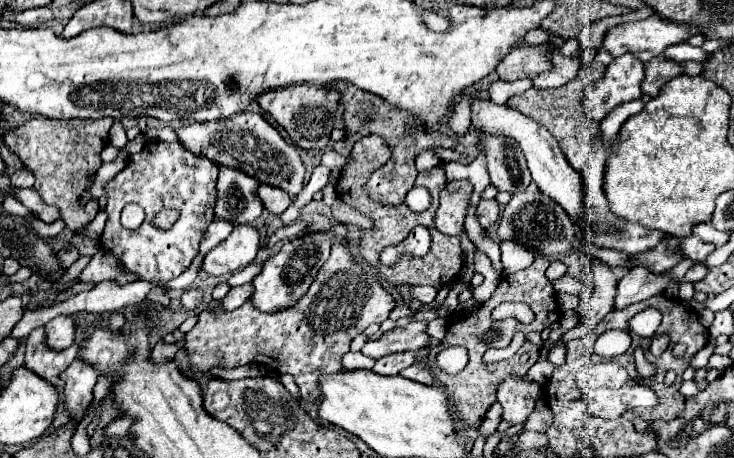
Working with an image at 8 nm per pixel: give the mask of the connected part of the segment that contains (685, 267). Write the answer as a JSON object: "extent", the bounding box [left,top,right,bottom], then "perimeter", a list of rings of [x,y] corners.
{"extent":[662,259,695,280],"perimeter":[[[684,259],[682,262],[677,264],[674,268],[668,270],[668,272],[664,272],[662,275],[669,275],[677,280],[681,280],[684,274],[695,264],[690,259]]]}

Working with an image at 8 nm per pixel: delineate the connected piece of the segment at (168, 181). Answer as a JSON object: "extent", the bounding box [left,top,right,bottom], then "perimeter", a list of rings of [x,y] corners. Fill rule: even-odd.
{"extent":[100,142,218,282],"perimeter":[[[146,142],[144,150],[132,154],[126,168],[106,184],[108,222],[100,238],[102,248],[114,254],[122,266],[138,274],[142,280],[168,282],[180,276],[198,254],[198,244],[214,220],[216,178],[218,166],[208,158],[190,154],[180,142]],[[130,202],[140,204],[146,212],[146,220],[136,230],[126,230],[120,226],[120,212]],[[160,208],[178,208],[182,212],[170,232],[160,232],[152,226],[152,220]]]}

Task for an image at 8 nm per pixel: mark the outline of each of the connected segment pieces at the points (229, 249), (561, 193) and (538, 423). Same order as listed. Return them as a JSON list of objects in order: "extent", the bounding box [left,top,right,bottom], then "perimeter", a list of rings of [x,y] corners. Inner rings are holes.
[{"extent":[202,226,260,276],"perimeter":[[[234,226],[232,234],[208,252],[202,268],[210,276],[224,276],[252,264],[260,248],[260,232],[256,226]]]},{"extent":[470,94,584,220],"perimeter":[[[480,94],[472,96],[470,112],[472,112],[472,126],[478,128],[478,132],[488,134],[488,136],[506,136],[506,138],[512,138],[514,142],[518,142],[520,150],[524,152],[524,156],[528,160],[532,180],[538,184],[538,188],[546,196],[550,196],[554,202],[558,202],[568,212],[568,216],[572,216],[572,220],[580,218],[580,214],[584,210],[582,178],[574,168],[570,168],[556,138],[552,134],[548,134],[548,130],[544,126],[536,124],[528,116],[524,116],[508,106],[498,106],[492,100],[484,100]]]},{"extent":[524,399,553,431],"perimeter":[[[537,399],[534,411],[525,421],[524,430],[546,431],[553,422],[550,408],[543,399]]]}]

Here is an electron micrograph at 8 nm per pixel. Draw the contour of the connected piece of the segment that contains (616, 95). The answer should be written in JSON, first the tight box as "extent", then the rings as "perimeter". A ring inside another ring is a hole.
{"extent":[582,54,644,122],"perimeter":[[[624,54],[614,58],[604,76],[584,90],[582,106],[586,118],[592,122],[602,122],[612,108],[636,100],[642,96],[640,84],[644,80],[644,64],[634,54]]]}

